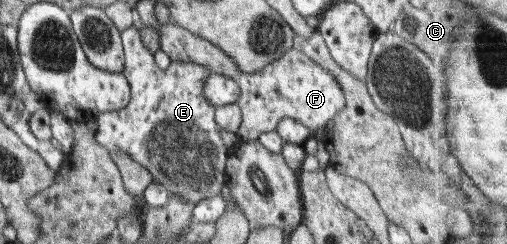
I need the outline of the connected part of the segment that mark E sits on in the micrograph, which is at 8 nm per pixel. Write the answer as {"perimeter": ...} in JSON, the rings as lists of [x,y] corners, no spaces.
{"perimeter":[[[134,26],[121,31],[121,40],[123,74],[131,87],[131,98],[126,107],[98,116],[96,142],[108,150],[112,159],[118,150],[128,154],[169,194],[178,194],[192,205],[221,194],[229,171],[230,149],[224,145],[214,121],[216,107],[204,95],[205,81],[213,71],[188,62],[171,62],[166,69],[160,69],[153,51],[145,46],[141,33]]]}

